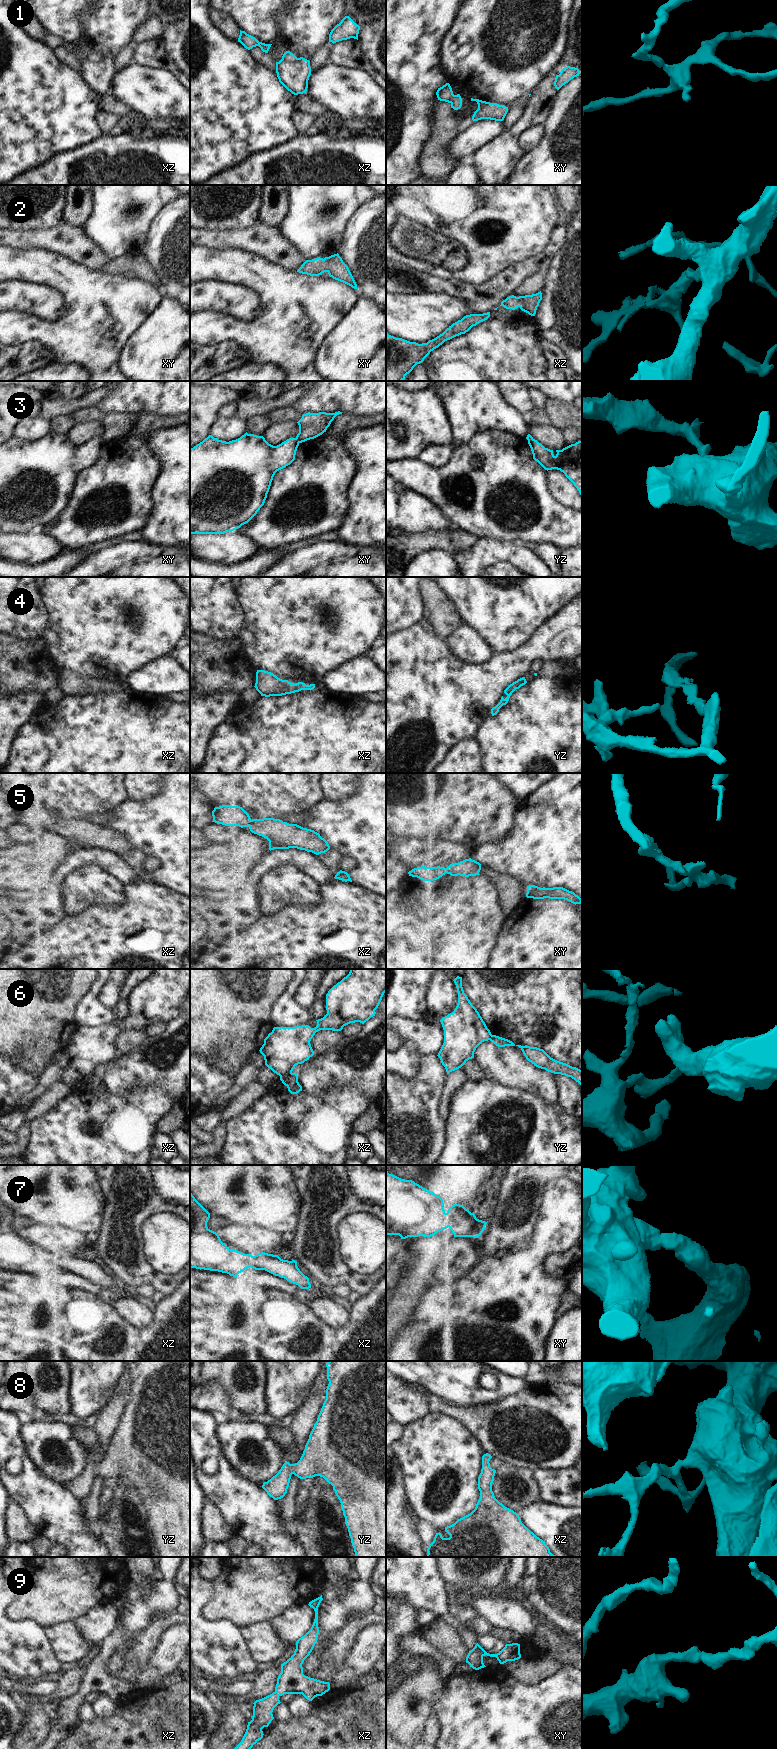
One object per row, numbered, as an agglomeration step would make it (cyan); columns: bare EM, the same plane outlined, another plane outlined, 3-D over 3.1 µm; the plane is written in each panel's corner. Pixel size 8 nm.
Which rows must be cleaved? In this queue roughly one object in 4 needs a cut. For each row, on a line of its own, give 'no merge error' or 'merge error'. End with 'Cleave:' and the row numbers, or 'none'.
1: no merge error
2: no merge error
3: merge error
4: no merge error
5: no merge error
6: merge error
7: no merge error
8: no merge error
9: no merge error
Cleave: 3, 6

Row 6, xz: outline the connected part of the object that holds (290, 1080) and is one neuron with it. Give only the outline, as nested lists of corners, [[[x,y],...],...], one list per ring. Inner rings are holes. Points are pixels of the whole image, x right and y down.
[[[287,1073],[280,1075],[280,1080],[288,1088],[291,1094],[297,1094],[302,1091],[302,1086],[298,1082],[298,1075],[296,1073]]]

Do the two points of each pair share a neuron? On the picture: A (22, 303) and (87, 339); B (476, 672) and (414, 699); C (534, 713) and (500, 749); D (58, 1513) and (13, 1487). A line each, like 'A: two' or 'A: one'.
A: two
B: one
C: one
D: one

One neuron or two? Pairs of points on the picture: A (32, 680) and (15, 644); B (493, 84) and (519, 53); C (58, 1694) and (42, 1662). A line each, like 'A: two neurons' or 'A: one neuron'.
A: one neuron
B: one neuron
C: two neurons

